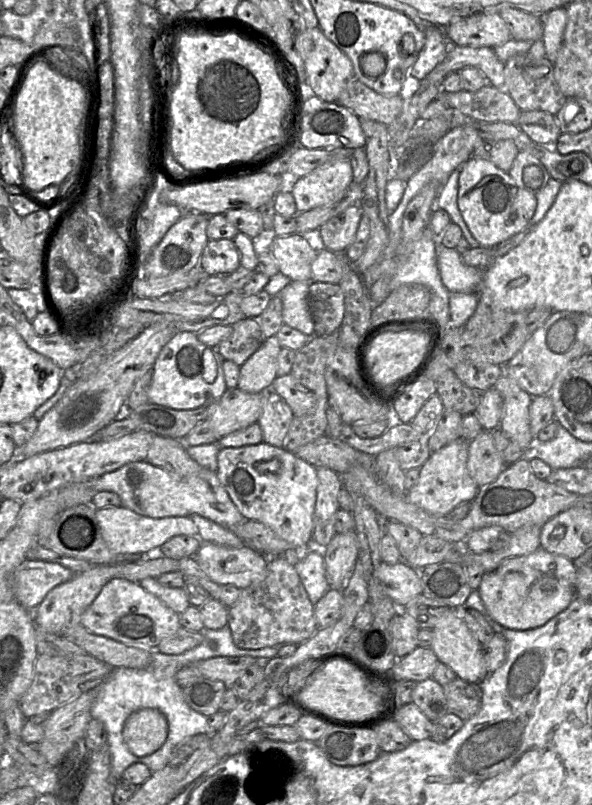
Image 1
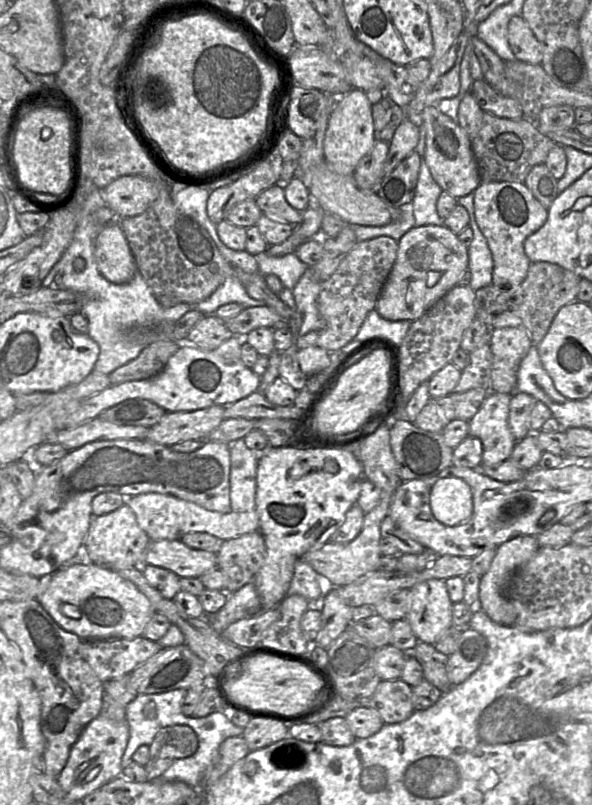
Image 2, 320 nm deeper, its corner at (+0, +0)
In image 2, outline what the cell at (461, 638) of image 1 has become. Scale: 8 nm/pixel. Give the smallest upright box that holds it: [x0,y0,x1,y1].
[406,579,453,644]

